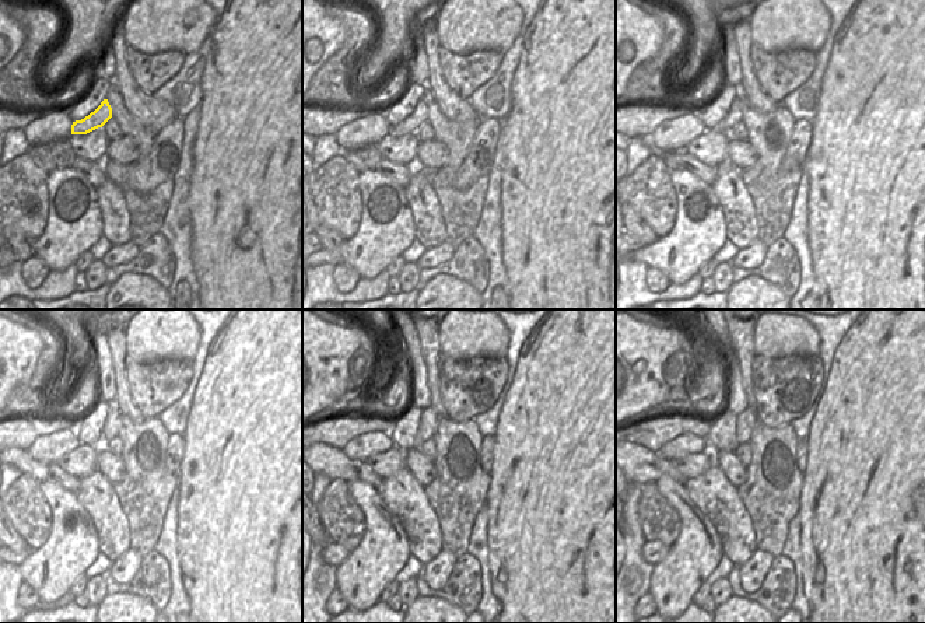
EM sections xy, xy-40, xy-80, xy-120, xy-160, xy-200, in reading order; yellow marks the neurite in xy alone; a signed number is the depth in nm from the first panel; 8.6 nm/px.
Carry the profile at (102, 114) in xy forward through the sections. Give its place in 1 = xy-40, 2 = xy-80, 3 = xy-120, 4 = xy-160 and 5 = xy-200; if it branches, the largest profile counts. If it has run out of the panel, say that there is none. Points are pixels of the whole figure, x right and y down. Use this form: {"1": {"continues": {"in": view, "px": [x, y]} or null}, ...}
{"1": {"continues": {"in": "xy-40", "px": [410, 125]}}, "2": {"continues": {"in": "xy-80", "px": [735, 115]}}, "3": {"continues": {"in": "xy-120", "px": [111, 427]}}, "4": {"continues": {"in": "xy-160", "px": [428, 417]}}, "5": {"continues": {"in": "xy-200", "px": [746, 422]}}}

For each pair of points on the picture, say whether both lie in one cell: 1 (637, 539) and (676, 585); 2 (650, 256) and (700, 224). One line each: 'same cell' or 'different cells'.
1: different cells
2: same cell

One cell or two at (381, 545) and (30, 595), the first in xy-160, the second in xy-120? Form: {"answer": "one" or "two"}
{"answer": "two"}

